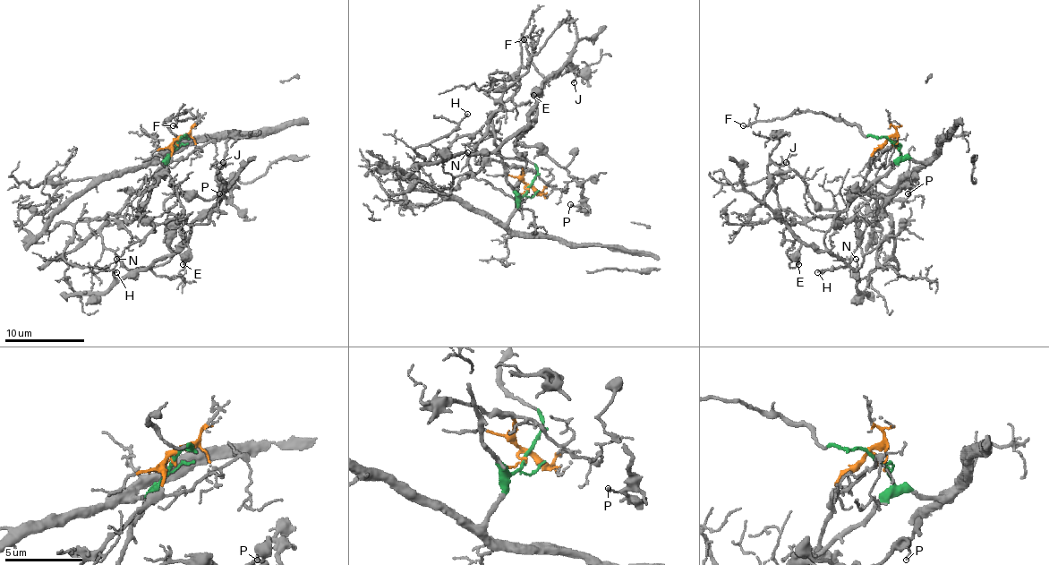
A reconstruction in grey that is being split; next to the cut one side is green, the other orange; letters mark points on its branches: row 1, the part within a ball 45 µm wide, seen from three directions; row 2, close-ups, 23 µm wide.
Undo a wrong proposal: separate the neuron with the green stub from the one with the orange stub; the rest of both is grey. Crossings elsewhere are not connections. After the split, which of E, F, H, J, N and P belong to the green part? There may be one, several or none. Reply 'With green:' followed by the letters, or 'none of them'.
With green: F, H

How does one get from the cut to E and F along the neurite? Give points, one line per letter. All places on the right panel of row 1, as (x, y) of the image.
E: (893, 141), (874, 153), (864, 184), (891, 233), (865, 290), (856, 270), (828, 251), (804, 244), (797, 264)
F: (891, 141), (865, 135), (856, 125), (836, 122), (820, 112), (797, 112), (742, 125)

